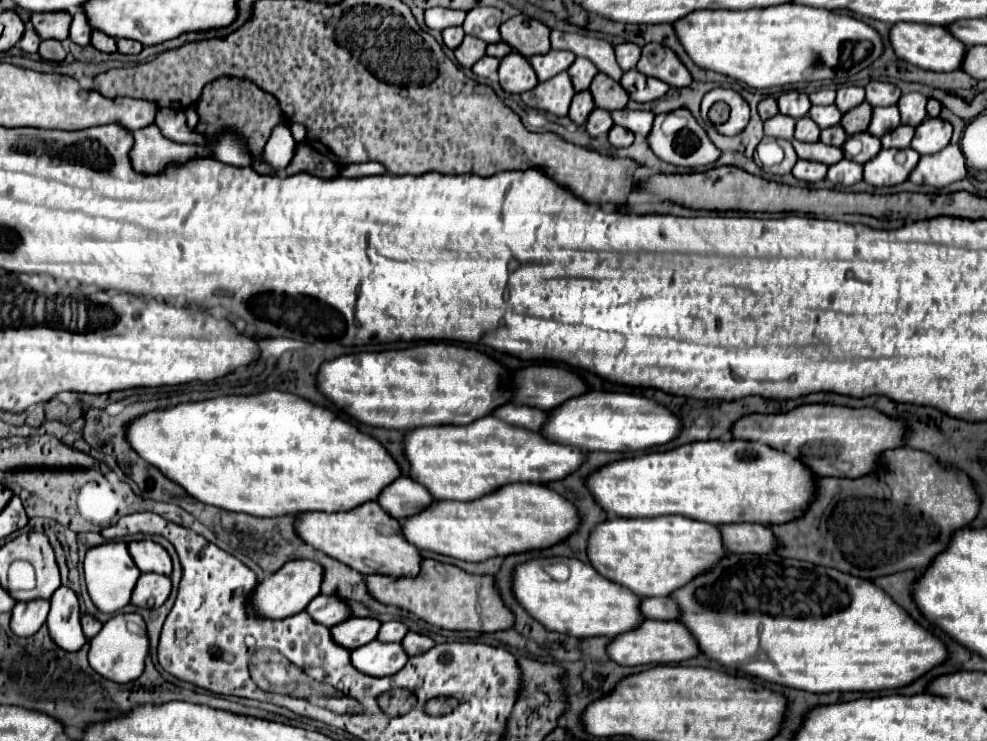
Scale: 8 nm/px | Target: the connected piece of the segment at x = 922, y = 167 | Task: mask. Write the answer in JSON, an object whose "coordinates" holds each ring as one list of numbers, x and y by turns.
{"coordinates":[[947,145,941,153,923,155,919,159,919,165,911,171,909,181,941,189,949,183,965,179,965,175,967,175,967,165,959,145]]}

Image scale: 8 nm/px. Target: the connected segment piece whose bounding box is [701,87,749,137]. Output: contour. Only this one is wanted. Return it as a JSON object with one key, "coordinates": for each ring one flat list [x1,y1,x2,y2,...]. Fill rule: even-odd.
{"coordinates":[[717,87,713,91,709,91,701,102,701,117,706,121,708,111,711,108,711,103,717,103,717,101,725,101,729,107,731,107,731,117,727,123,723,125,717,125,717,133,721,135,727,135,727,137,733,137,735,133,741,133,747,123,749,123,749,105,747,101,733,89,723,89,723,87]]}

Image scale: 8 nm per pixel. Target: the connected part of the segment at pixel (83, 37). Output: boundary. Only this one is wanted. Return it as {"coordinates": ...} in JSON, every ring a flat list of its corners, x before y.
{"coordinates":[[77,11,73,15,73,21,71,21,71,29,69,29,69,39,77,45,87,45,89,39,91,39,91,27,87,23,87,17,83,11]]}

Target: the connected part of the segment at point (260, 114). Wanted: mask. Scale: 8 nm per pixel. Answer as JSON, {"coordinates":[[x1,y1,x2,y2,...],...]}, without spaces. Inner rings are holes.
{"coordinates":[[219,77,217,81,207,83,205,91,201,93,201,99,197,101,197,113,199,113,199,123,197,123,199,133,215,137,221,129,231,127,247,139,249,149,255,155,263,149,271,131,277,125,285,123,285,115,279,109,279,101,271,97,271,93,259,89,253,81,247,79,241,81,237,77],[241,83,243,83,243,95,241,95]]}

